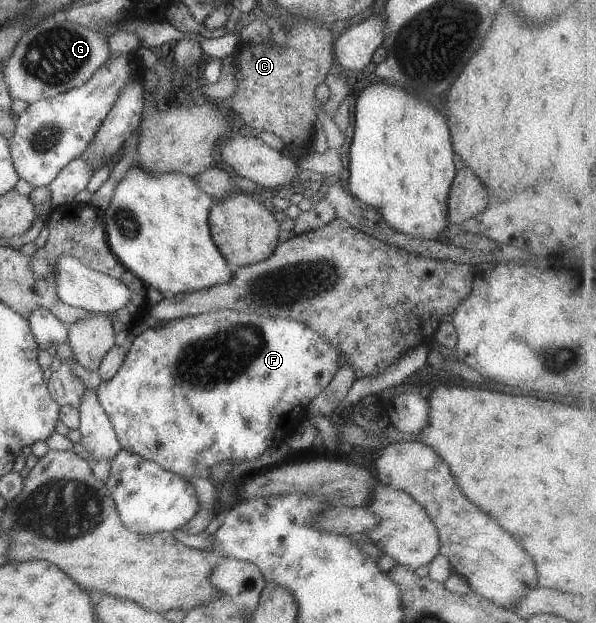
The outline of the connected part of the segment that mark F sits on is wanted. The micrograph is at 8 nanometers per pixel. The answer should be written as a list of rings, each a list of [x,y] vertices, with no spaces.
[[[229,309],[213,310],[198,315],[189,315],[180,319],[173,319],[164,324],[148,325],[146,330],[137,335],[127,347],[126,355],[119,370],[108,381],[101,381],[96,387],[95,396],[101,408],[105,411],[110,425],[113,427],[120,448],[134,453],[142,459],[158,464],[163,470],[172,472],[181,478],[201,477],[209,478],[210,468],[222,460],[251,460],[257,458],[267,446],[276,446],[289,434],[289,430],[273,430],[271,418],[277,412],[291,412],[295,406],[307,406],[321,388],[333,378],[337,368],[338,352],[321,335],[304,324],[279,316],[262,317],[245,311],[230,311]]]

